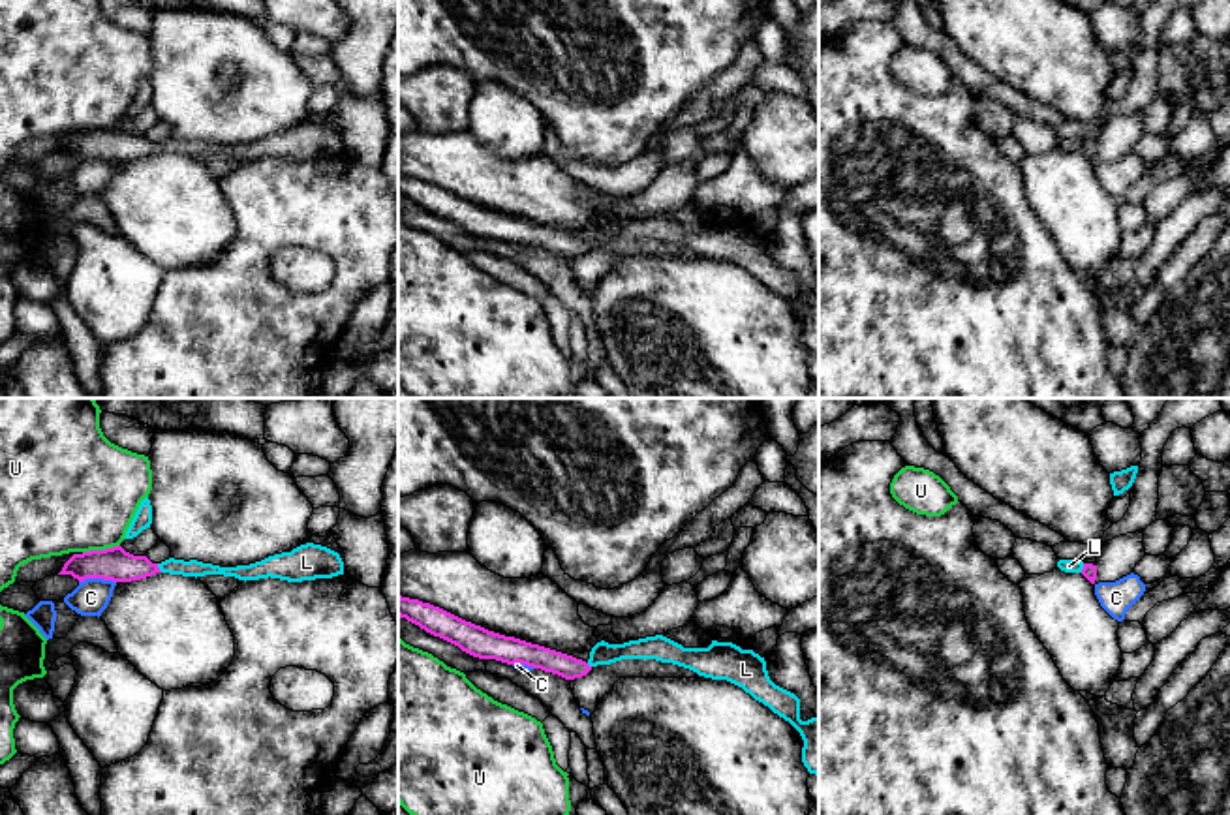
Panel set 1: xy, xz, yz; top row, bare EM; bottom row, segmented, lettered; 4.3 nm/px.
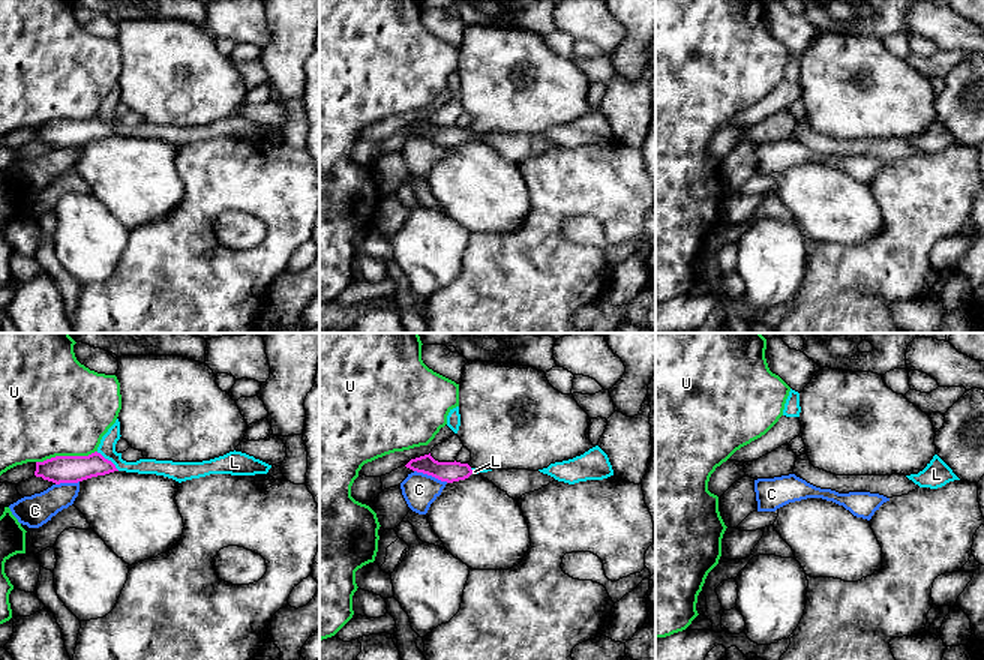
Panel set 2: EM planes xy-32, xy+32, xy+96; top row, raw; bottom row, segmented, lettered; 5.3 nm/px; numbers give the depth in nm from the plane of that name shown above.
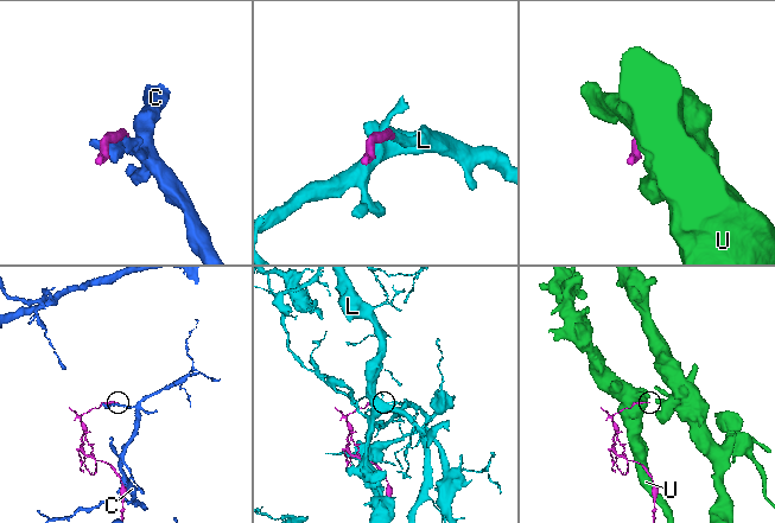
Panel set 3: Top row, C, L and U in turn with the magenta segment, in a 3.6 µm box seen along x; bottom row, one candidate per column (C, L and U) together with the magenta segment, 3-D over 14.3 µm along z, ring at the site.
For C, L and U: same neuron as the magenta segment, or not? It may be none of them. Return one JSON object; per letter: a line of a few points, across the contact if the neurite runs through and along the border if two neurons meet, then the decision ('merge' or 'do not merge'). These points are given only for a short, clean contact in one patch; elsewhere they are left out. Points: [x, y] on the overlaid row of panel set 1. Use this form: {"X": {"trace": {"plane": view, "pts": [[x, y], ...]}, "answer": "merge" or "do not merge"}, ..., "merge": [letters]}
{"C": {"answer": "do not merge"}, "L": {"trace": {"plane": "xy", "pts": [[156, 564], [162, 571]]}, "answer": "do not merge"}, "U": {"answer": "do not merge"}, "merge": []}

